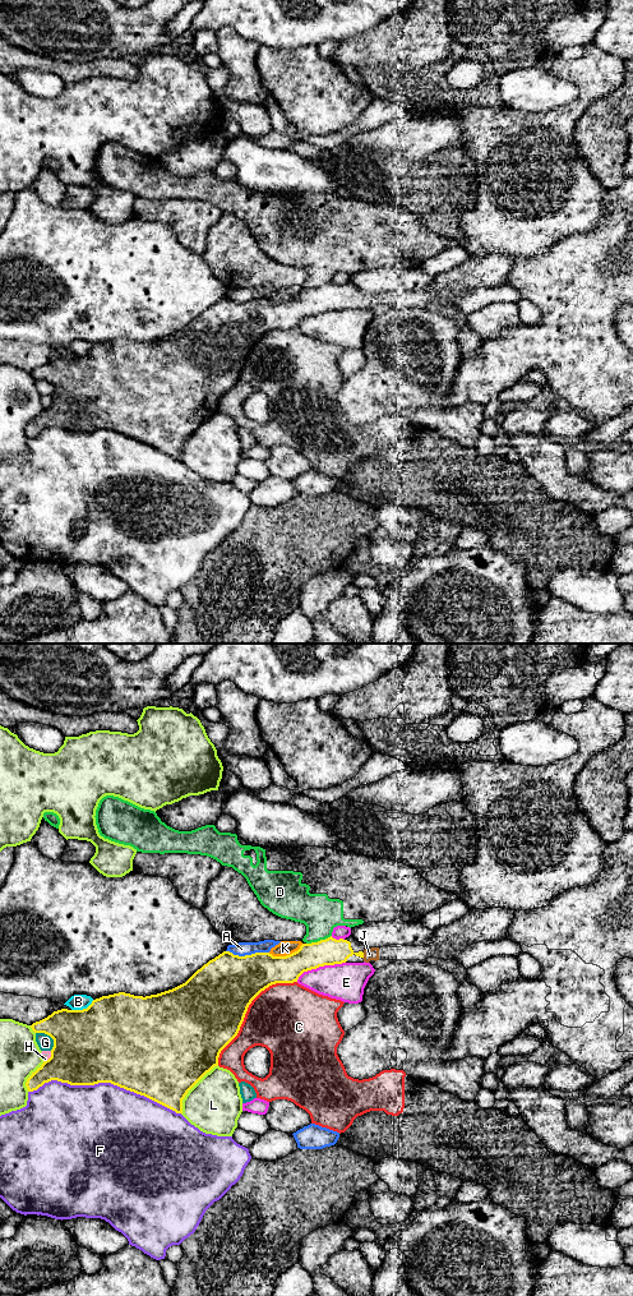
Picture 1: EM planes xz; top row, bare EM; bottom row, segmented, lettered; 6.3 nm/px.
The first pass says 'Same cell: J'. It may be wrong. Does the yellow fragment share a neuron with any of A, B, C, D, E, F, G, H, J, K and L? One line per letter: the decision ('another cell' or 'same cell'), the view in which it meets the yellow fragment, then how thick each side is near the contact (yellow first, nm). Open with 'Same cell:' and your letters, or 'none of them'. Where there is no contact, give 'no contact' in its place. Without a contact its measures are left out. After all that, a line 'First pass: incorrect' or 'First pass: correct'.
Same cell: J
A: another cell; contact in xz; calibres 380 and 90 nm
B: another cell; contact in xz; calibres 500 and 100 nm
C: another cell; contact in xz; calibres 460 and 440 nm
D: another cell; contact in xz; calibres 170 and 240 nm
E: another cell; contact in xz; calibres 180 and 240 nm
F: another cell; contact in xz; calibres 500 and 480 nm
G: another cell; contact in xz; calibres 440 and 100 nm
H: another cell; contact in xz; calibres 440 and 60 nm
J: same cell; contact in xz; calibres 170 and 80 nm
K: another cell; contact in xz; calibres 240 and 100 nm
L: another cell; contact in xz; calibres 500 and 360 nm
First pass: correct

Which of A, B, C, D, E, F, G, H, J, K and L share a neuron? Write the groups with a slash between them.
A / B / C / D / E / F / G / H / J / K / L

